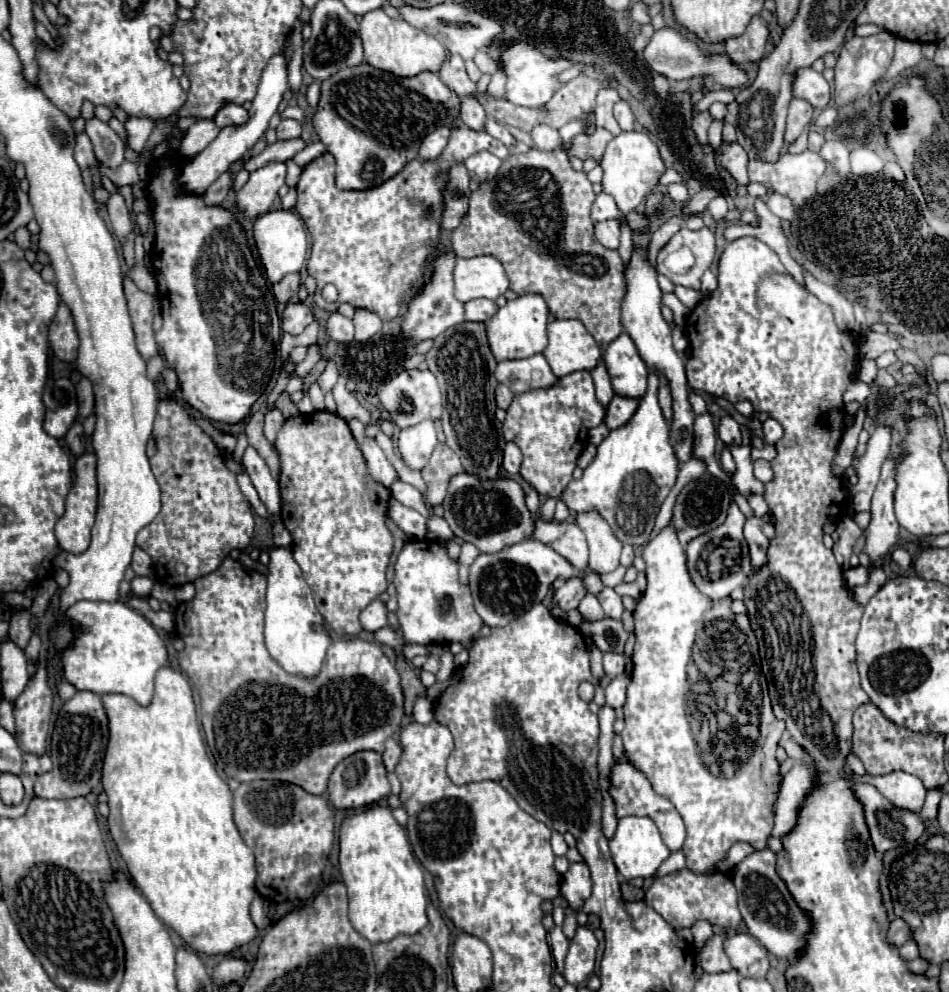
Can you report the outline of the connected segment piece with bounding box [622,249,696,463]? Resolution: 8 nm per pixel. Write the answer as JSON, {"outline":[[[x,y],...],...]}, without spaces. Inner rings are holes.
{"outline":[[[636,249],[632,253],[630,263],[626,265],[626,295],[622,303],[622,325],[624,331],[634,339],[640,357],[648,365],[648,369],[662,373],[668,379],[670,391],[672,391],[672,425],[670,425],[670,445],[674,447],[674,453],[680,463],[686,463],[692,457],[692,445],[694,445],[694,411],[688,401],[688,383],[684,373],[684,359],[674,351],[672,337],[670,337],[670,325],[664,321],[660,307],[662,307],[662,291],[656,281],[656,267],[648,263],[646,251]]]}

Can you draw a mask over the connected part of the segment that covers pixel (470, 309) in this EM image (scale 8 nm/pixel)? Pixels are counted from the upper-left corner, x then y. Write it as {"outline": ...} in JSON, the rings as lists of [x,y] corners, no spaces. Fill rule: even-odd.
{"outline":[[[472,299],[472,301],[464,303],[464,307],[466,307],[468,321],[482,321],[482,323],[486,323],[498,311],[494,301],[490,301],[490,299]]]}

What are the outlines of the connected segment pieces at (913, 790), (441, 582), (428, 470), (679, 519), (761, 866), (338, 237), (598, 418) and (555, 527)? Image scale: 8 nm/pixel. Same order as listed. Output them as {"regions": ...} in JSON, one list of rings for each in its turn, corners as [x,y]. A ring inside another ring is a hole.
{"regions":[[[[894,771],[882,777],[866,777],[862,781],[872,783],[894,807],[920,813],[924,797],[926,797],[926,787],[916,775]]],[[[412,539],[396,559],[394,587],[398,591],[396,617],[406,643],[418,645],[470,645],[484,621],[476,615],[470,589],[458,583],[458,565],[448,557],[446,547],[434,539]]],[[[438,443],[428,465],[422,469],[422,477],[426,481],[424,503],[428,503],[430,507],[442,505],[448,491],[448,483],[458,473],[462,473],[458,455],[446,443]]],[[[702,475],[698,479],[690,481],[684,487],[684,491],[678,495],[676,505],[674,505],[674,513],[672,513],[672,523],[680,531],[680,541],[684,545],[688,545],[692,539],[716,529],[718,525],[722,525],[726,519],[730,501],[732,501],[732,497],[720,479],[716,479],[712,475]]],[[[770,849],[748,855],[732,869],[732,879],[738,889],[738,907],[748,925],[748,931],[776,957],[784,957],[796,963],[806,947],[806,935],[810,931],[810,917],[792,899],[786,883],[776,873],[776,853]]],[[[468,127],[452,129],[444,155],[436,161],[412,161],[396,179],[368,189],[368,191],[340,191],[334,180],[335,159],[330,153],[320,155],[300,177],[296,211],[304,219],[310,237],[312,253],[308,259],[308,275],[316,279],[314,301],[320,309],[336,311],[342,303],[376,313],[382,321],[390,321],[400,313],[402,299],[420,287],[418,275],[390,275],[392,265],[410,253],[420,243],[438,243],[442,219],[442,187],[448,179],[448,167],[462,163],[468,155],[482,149],[502,149],[502,159],[510,155],[508,147],[488,135],[486,131],[472,131]],[[324,285],[336,285],[340,297],[336,303],[322,299]]],[[[574,371],[558,379],[554,387],[516,395],[502,427],[504,439],[516,443],[524,453],[520,469],[522,479],[540,495],[560,497],[564,487],[572,481],[576,459],[588,443],[588,431],[600,425],[604,415],[606,411],[594,395],[590,371]]],[[[536,517],[534,533],[528,539],[536,539],[550,545],[556,553],[568,559],[576,571],[588,573],[588,545],[584,533],[576,523],[544,521]]]]}

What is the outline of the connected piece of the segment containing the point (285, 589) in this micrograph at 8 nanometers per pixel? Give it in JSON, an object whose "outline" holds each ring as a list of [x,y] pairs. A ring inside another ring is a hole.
{"outline":[[[274,549],[270,553],[270,563],[268,563],[268,593],[266,593],[266,629],[264,629],[264,637],[266,637],[266,649],[272,655],[272,659],[276,659],[280,663],[280,667],[296,677],[316,677],[320,673],[322,661],[326,657],[326,651],[332,643],[326,627],[324,627],[324,617],[318,613],[314,599],[312,599],[312,591],[308,587],[308,583],[302,577],[302,571],[298,567],[298,563],[292,557],[290,549]]]}

